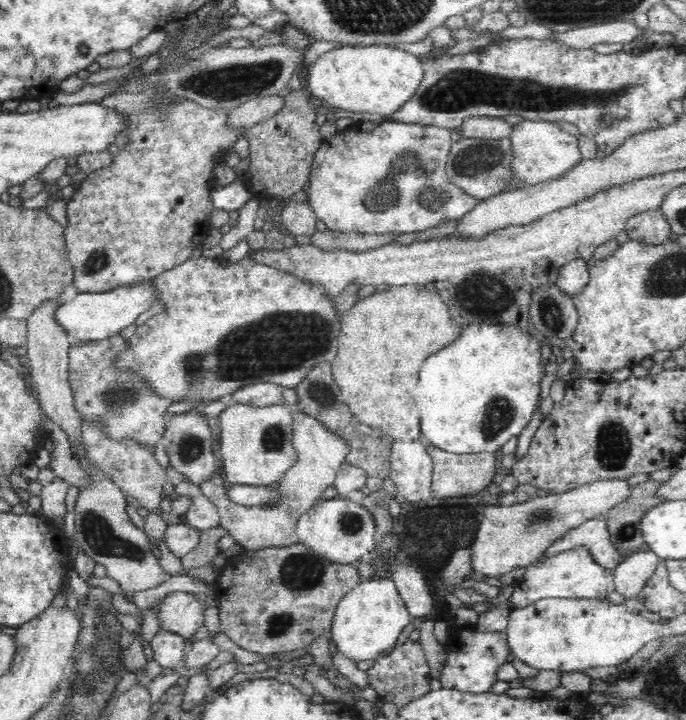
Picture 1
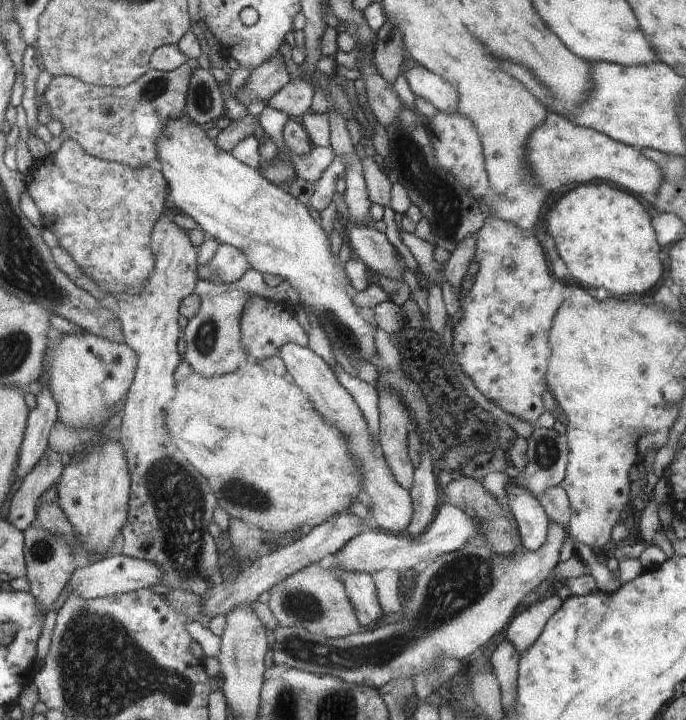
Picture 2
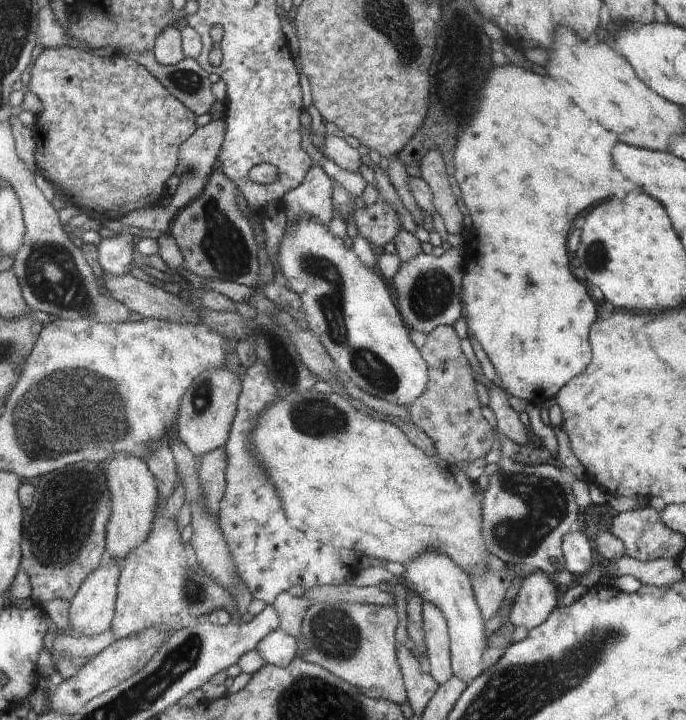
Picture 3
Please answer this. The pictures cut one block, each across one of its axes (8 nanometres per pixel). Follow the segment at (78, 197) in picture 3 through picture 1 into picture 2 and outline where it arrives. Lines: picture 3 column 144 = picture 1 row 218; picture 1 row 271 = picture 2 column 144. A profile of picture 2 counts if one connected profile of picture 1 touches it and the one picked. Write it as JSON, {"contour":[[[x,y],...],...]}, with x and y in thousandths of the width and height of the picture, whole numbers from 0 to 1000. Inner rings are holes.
{"contour":[[[287,83],[271,86],[262,96],[245,101],[219,96],[211,106],[181,121],[134,118],[122,115],[114,108],[86,104],[77,107],[76,114],[70,117],[70,122],[63,131],[64,142],[73,149],[76,167],[87,169],[98,192],[111,197],[130,217],[169,225],[191,236],[203,236],[210,232],[210,228],[232,219],[229,203],[232,190],[238,189],[248,167],[265,161],[268,144],[273,144],[271,122],[276,122],[276,110],[286,92],[289,92]]]}

